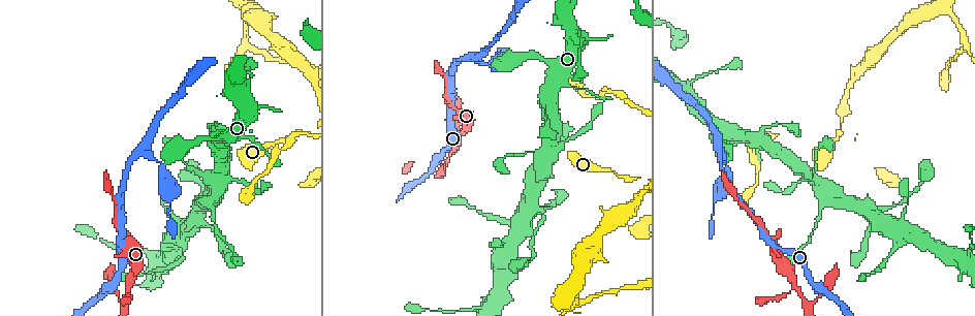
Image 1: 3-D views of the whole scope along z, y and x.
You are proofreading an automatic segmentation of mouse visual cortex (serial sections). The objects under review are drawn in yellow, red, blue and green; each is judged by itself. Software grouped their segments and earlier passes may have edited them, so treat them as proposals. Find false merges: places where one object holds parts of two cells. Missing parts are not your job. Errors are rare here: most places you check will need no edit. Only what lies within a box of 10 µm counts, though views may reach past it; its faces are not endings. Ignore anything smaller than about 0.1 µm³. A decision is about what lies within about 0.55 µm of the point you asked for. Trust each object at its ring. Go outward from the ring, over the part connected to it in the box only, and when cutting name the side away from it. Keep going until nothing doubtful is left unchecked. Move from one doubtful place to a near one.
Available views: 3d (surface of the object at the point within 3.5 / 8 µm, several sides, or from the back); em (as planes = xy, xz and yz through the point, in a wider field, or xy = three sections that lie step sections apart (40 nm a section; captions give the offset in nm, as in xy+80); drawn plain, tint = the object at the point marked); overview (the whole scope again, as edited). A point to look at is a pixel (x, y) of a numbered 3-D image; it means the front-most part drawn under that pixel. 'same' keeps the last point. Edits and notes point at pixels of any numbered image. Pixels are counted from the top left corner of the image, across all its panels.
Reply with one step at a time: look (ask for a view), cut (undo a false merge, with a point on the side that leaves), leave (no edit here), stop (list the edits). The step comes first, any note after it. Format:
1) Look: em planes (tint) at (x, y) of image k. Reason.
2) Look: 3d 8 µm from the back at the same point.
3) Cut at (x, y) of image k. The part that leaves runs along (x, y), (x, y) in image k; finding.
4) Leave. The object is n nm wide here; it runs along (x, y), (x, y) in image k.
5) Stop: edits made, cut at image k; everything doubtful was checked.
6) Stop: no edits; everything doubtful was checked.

Look: 3d 3.5 µm at (473, 57) of image 1. Arms part here.

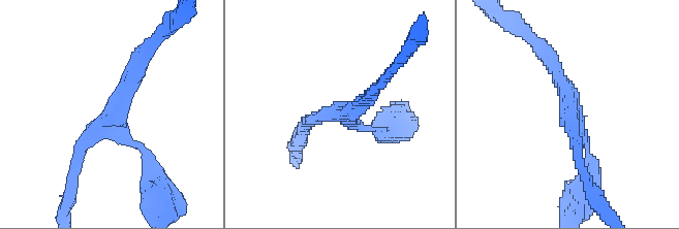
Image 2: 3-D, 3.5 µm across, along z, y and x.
Look: em xy step 3 (tint) at (572, 122) of image 2. 3 arms meet here; the arms are 150, 150, 250 nm wide.

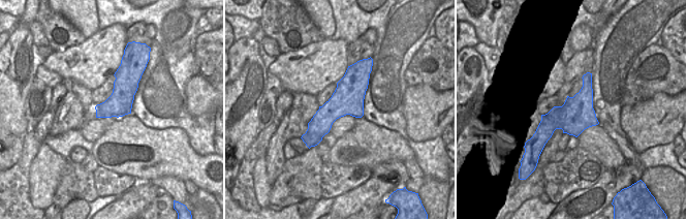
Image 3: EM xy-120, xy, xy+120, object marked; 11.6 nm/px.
Leave. The object is 360 nm wide here; it runs along (350, 68), (350, 92), (310, 144) in image 3; continuous, no second cell.

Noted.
Look: 3d 3.5 µm at (863, 206) of image 1. Small branch off a trunk.

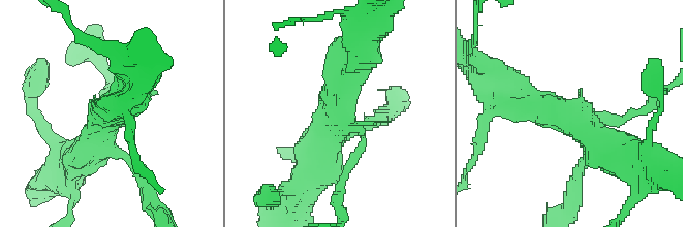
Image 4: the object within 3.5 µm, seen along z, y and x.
Look: em xy step 3 (tint) at (573, 119) of image 4. Now the EM.

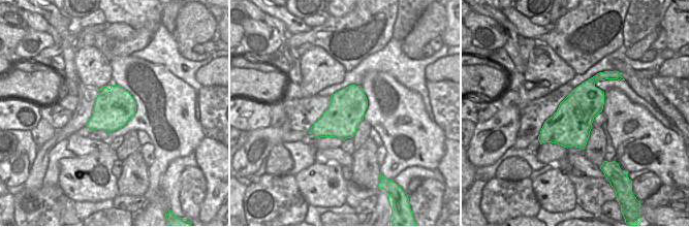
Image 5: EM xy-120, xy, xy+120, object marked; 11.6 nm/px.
Leave. It runs along (515, 99), (570, 116), (623, 154) in image 4; continuous, no second cell.

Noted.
Look: 3d 3.5 µm at (802, 296) of image 1. Sharp bend.

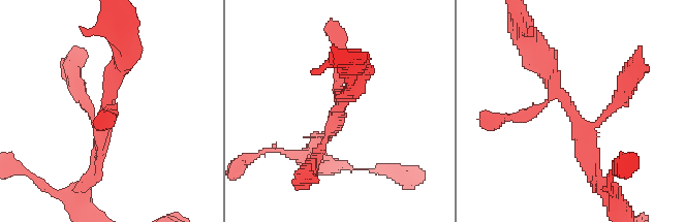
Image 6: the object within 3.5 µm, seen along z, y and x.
Look: em xy step 3 (tint) at (577, 114) of image 6.

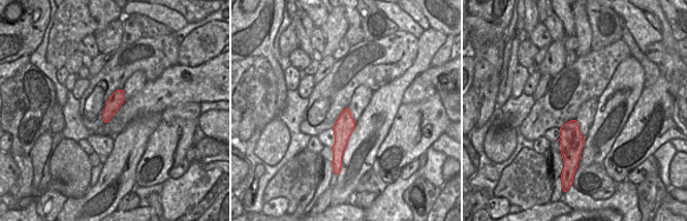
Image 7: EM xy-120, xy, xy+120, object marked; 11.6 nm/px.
Look: em xy step 5 (tint) at the same point. Another direction.

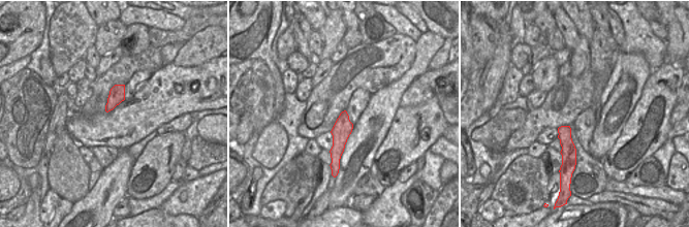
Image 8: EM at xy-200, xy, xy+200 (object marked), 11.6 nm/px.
Leave. It runs along (353, 82), (312, 161) in image 6; continuous, no second cell.

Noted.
Look: 3d 8 µm at (575, 300) of image 1. Side arm on a straight run.

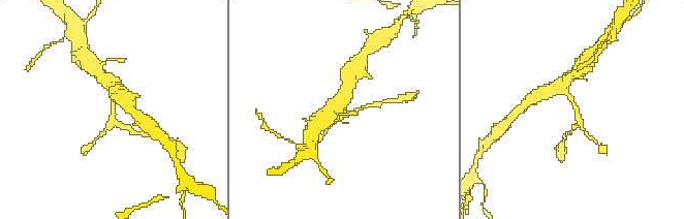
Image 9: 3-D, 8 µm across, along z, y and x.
Look: em planes (tint) at the same point. Shape alone is not enough.

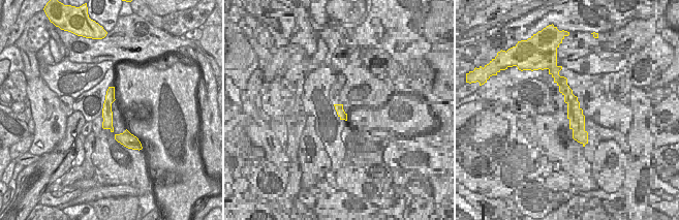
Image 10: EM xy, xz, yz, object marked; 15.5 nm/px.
Leave. 3 arms meet here; the arms are 150, 200, 300 nm wide; it runs along (111, 89), (107, 124), (117, 135), (124, 135) in image 10; continuous, no second cell.

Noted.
Stop: no edits; everything doubtful was checked.

